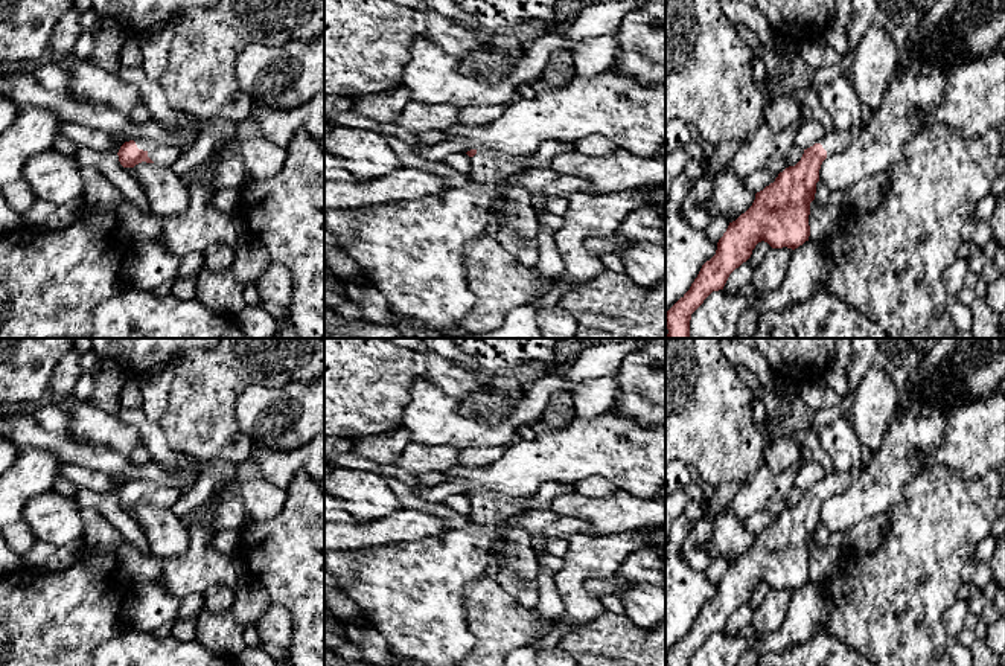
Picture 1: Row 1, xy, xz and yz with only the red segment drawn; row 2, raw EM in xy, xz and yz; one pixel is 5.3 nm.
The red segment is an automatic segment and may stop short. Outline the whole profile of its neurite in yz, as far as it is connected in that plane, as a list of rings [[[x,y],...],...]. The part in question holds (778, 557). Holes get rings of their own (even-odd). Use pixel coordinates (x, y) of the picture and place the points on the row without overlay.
[[[863,468],[827,474],[804,491],[795,508],[786,509],[774,524],[757,533],[752,547],[729,564],[716,596],[702,607],[690,631],[665,654],[665,664],[690,666],[691,655],[713,632],[723,631],[729,616],[751,599],[758,584],[795,591],[809,582],[810,544],[815,541],[821,506],[856,482]]]

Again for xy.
[[[148,480],[125,483],[117,494],[119,503],[123,509],[134,509],[142,503],[172,509],[180,495],[181,491],[178,488]]]

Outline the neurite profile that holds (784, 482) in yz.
[[[801,456],[801,459],[796,460],[792,466],[789,466],[787,469],[775,475],[774,479],[775,489],[769,503],[764,508],[766,511],[775,515],[780,515],[786,509],[789,509],[787,497],[789,497],[789,492],[796,486],[796,474],[802,462],[804,462],[804,457]]]

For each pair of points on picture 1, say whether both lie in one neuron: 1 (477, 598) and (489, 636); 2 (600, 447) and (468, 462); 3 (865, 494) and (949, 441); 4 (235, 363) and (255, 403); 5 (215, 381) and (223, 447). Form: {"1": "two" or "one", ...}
{"1": "one", "2": "two", "3": "one", "4": "two", "5": "one"}

